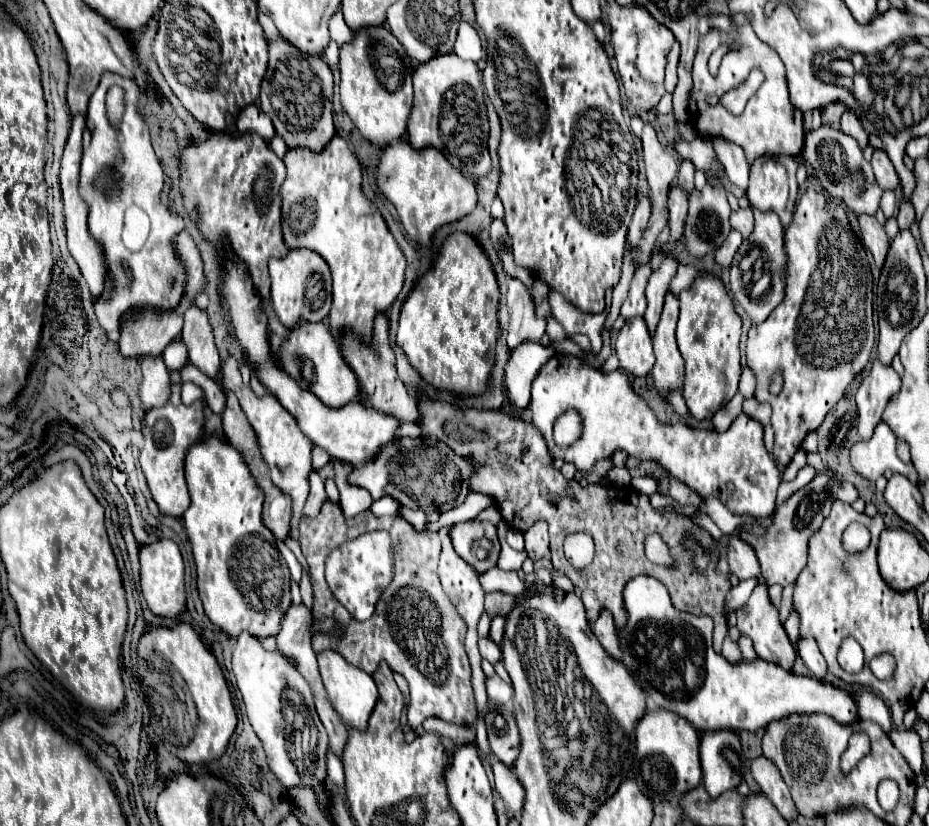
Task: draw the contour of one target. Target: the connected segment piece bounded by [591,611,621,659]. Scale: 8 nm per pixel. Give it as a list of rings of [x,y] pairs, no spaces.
[[[601,611],[599,619],[591,623],[591,631],[597,637],[597,641],[601,643],[601,647],[609,653],[609,657],[621,659],[621,649],[619,649],[619,641],[617,641],[617,627],[615,627],[609,611]]]

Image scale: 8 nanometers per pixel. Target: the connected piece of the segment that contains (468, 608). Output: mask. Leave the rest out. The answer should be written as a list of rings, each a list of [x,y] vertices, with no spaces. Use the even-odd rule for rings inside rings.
[[[441,527],[437,533],[441,539],[441,545],[443,545],[441,561],[439,561],[439,579],[441,579],[445,593],[457,605],[469,631],[477,631],[477,623],[483,613],[483,595],[485,593],[479,585],[479,579],[477,579],[477,573],[473,571],[473,567],[469,567],[455,553],[449,533],[451,533],[449,527]]]

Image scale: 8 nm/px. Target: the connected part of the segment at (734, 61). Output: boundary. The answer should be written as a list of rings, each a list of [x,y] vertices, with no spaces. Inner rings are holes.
[[[743,25],[739,27],[739,35],[741,39],[745,39],[741,49],[729,49],[723,55],[721,67],[717,75],[711,75],[707,69],[707,61],[711,57],[711,53],[721,47],[723,43],[731,45],[733,43],[733,35],[725,33],[725,31],[709,31],[707,35],[701,37],[699,41],[699,51],[693,63],[693,101],[697,105],[695,109],[695,119],[693,125],[697,129],[699,135],[705,137],[725,137],[731,143],[737,143],[745,149],[747,161],[753,163],[753,159],[771,153],[771,155],[789,155],[795,157],[801,153],[803,147],[803,139],[805,139],[805,131],[803,131],[803,113],[791,105],[789,101],[789,93],[787,93],[787,81],[785,81],[785,69],[783,69],[783,61],[777,55],[777,51],[773,51],[767,43],[763,43],[755,31],[751,29],[751,25]],[[753,67],[759,67],[765,75],[763,85],[757,89],[757,93],[749,99],[745,111],[739,117],[733,117],[721,103],[717,105],[709,105],[707,97],[709,95],[717,95],[721,97],[723,93],[727,93],[729,89],[737,87],[739,83],[743,83],[749,75],[749,71]]]

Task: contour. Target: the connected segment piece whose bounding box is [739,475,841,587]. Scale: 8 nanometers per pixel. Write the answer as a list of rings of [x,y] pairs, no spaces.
[[[815,475],[815,479],[803,487],[801,491],[793,493],[787,501],[783,501],[781,505],[777,505],[777,511],[773,515],[773,525],[767,527],[767,533],[763,537],[753,537],[753,533],[749,531],[739,531],[739,537],[745,539],[747,543],[751,543],[751,547],[757,551],[757,557],[759,557],[759,563],[761,563],[761,575],[765,579],[767,585],[789,585],[789,583],[795,583],[797,575],[805,569],[807,565],[807,551],[809,551],[809,539],[811,535],[815,535],[819,531],[817,525],[811,525],[807,529],[803,529],[799,523],[797,523],[797,509],[801,505],[801,501],[805,499],[805,495],[815,495],[815,493],[821,493],[823,489],[829,489],[829,487],[837,487],[841,485],[837,481],[837,477],[829,477],[829,475]]]

